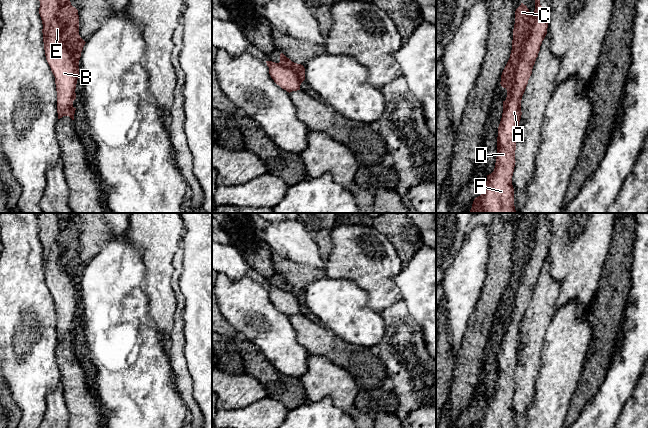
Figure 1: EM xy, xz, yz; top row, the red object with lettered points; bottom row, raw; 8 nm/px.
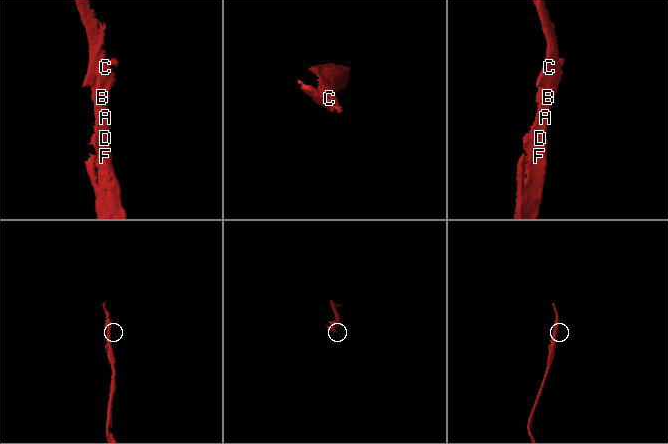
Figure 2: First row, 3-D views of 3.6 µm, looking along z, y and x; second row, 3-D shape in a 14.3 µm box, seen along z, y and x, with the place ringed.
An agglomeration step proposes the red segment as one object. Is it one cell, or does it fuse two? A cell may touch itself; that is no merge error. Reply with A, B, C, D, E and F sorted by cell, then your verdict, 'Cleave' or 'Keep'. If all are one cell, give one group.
Groups: A B C D E F. Keep

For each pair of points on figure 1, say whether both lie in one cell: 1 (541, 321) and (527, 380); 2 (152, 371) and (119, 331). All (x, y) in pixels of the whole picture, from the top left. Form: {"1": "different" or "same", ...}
{"1": "same", "2": "same"}

